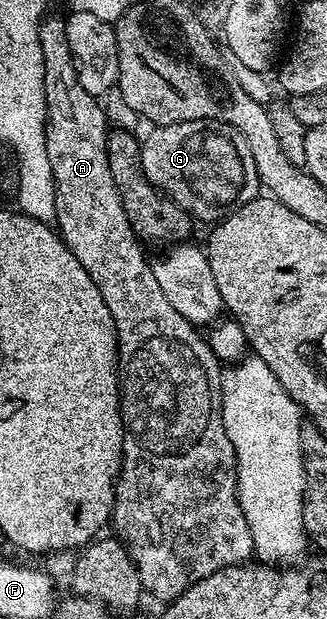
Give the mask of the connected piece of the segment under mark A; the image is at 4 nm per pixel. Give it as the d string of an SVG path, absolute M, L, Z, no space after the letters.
M45 16L40 23L40 42L42 43L42 59L44 60L44 98L46 99L46 119L44 120L44 134L46 135L46 156L50 159L50 171L54 175L56 188L56 220L55 228L60 237L70 247L74 259L86 267L86 275L94 279L98 291L102 291L102 299L106 299L106 307L110 307L110 315L114 315L116 328L116 350L120 356L120 418L124 424L124 454L120 464L120 476L116 479L116 502L112 508L110 518L111 528L116 528L119 540L128 546L128 554L136 565L141 590L152 597L157 597L160 603L172 601L178 595L186 592L198 579L210 575L219 569L231 565L243 565L251 562L254 557L254 539L250 535L250 527L246 523L246 515L242 515L242 507L238 499L238 475L236 474L236 452L234 443L226 435L226 427L220 410L220 379L222 363L214 355L203 336L199 337L197 326L191 325L162 295L162 287L158 287L158 279L154 279L149 258L144 258L145 246L135 231L130 227L128 216L124 210L122 199L118 195L118 187L114 187L114 179L110 175L108 162L108 135L110 126L104 118L101 102L89 95L78 83L78 75L74 71L74 63L70 55L70 43L66 43L65 18Z

